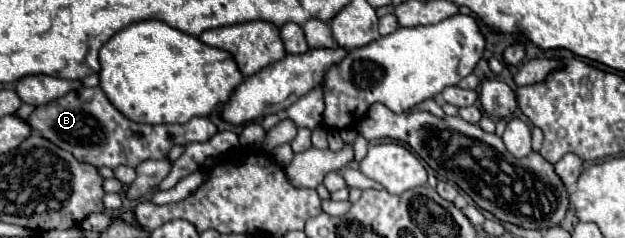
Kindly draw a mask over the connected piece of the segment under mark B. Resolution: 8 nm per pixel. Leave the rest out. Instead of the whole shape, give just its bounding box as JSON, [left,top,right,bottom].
[28,87,218,167]

